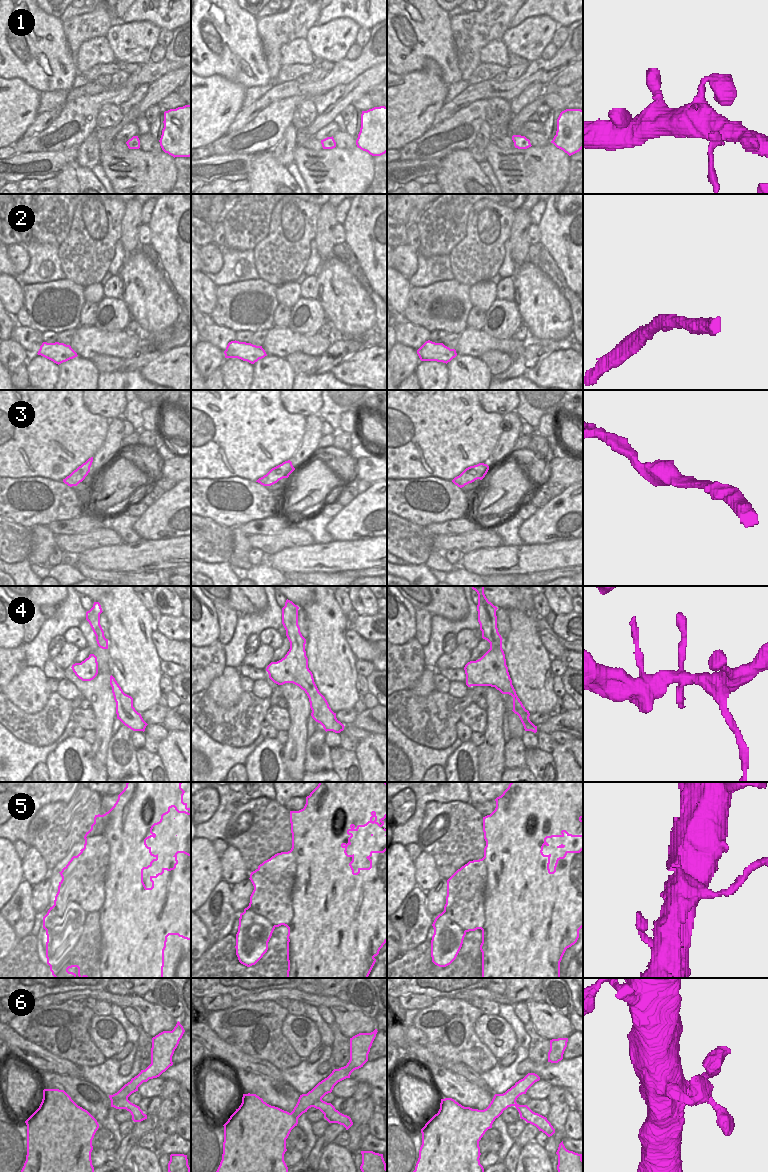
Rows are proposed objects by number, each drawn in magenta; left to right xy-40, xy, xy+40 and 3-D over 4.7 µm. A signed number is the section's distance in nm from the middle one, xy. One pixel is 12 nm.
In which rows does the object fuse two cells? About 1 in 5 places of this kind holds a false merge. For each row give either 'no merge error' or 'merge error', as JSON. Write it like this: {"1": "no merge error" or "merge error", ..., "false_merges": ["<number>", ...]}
{"1": "no merge error", "2": "no merge error", "3": "merge error", "4": "no merge error", "5": "merge error", "6": "no merge error", "false_merges": ["3", "5"]}

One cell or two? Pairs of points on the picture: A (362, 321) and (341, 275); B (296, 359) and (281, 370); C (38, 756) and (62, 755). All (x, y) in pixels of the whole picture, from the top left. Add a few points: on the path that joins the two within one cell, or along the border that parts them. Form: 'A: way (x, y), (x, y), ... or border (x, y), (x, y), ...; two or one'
A: way (358, 310), (342, 294), (341, 286); one
B: border (284, 358), (296, 373); two
C: border (64, 740), (48, 755), (44, 762); two

